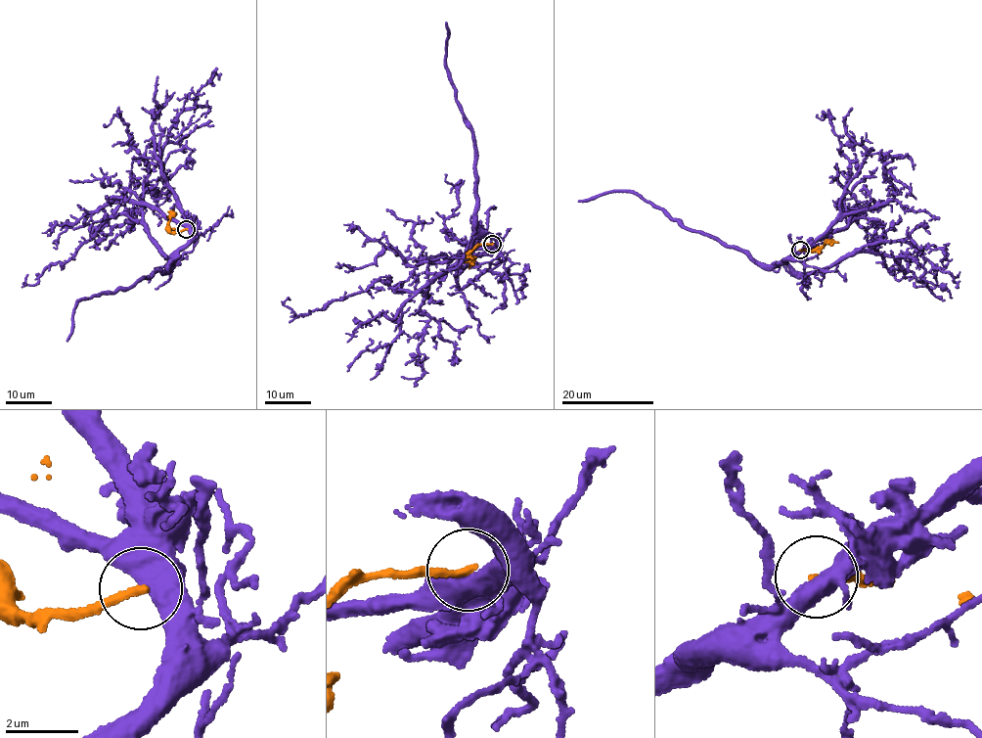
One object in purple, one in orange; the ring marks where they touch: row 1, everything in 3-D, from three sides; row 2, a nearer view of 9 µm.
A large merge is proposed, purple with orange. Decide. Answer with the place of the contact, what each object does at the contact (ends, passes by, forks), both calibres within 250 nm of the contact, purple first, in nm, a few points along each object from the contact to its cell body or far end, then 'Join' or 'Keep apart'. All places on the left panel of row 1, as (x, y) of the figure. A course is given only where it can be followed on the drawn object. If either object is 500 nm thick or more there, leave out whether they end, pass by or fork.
Place: (186, 229). At the ring purple forks. At the ring orange ends. Thickness 440 nm (purple) against 220 nm. Course of purple: (186, 228), (188, 241), (168, 260), (140, 223), (113, 213), (36, 284), (23, 285), (27, 274). Course of orange: (186, 228), (169, 230), (173, 210). Keep apart

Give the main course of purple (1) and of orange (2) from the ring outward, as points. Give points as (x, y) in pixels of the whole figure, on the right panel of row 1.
1: (800, 250), (785, 258), (805, 273), (829, 268), (879, 237), (870, 248), (902, 278), (889, 271), (893, 264)
2: (800, 250), (818, 251), (827, 242), (838, 243)

